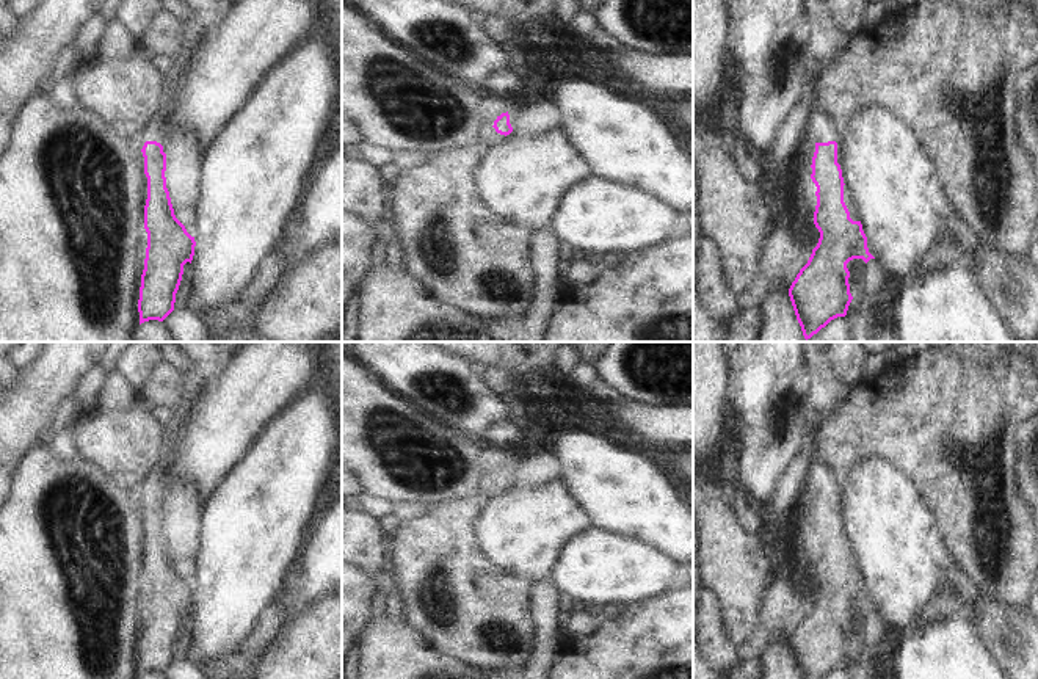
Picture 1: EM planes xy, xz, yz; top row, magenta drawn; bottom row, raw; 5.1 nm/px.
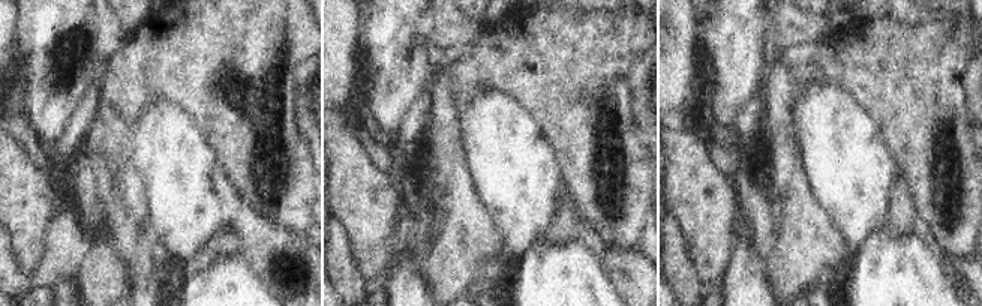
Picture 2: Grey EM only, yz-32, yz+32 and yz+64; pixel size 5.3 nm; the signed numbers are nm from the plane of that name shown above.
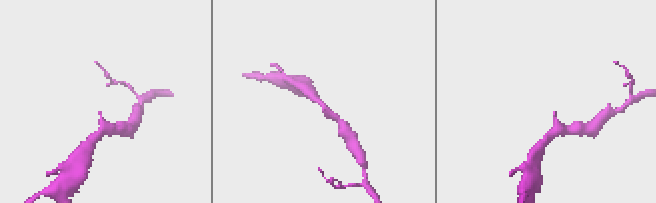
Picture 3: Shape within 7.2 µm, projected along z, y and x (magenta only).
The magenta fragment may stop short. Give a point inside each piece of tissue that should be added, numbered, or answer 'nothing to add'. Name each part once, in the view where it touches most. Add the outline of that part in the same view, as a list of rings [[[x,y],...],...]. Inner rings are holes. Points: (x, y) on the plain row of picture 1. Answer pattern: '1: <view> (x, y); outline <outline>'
1: yz (820, 479); outline [[[811,456],[808,481],[809,488],[812,488],[815,494],[836,492],[837,489],[836,478],[833,477],[833,474],[814,456]]]

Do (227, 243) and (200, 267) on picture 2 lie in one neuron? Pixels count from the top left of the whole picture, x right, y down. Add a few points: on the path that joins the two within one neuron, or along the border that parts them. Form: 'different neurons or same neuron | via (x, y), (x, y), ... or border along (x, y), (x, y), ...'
same neuron | via (221, 248), (206, 261)

